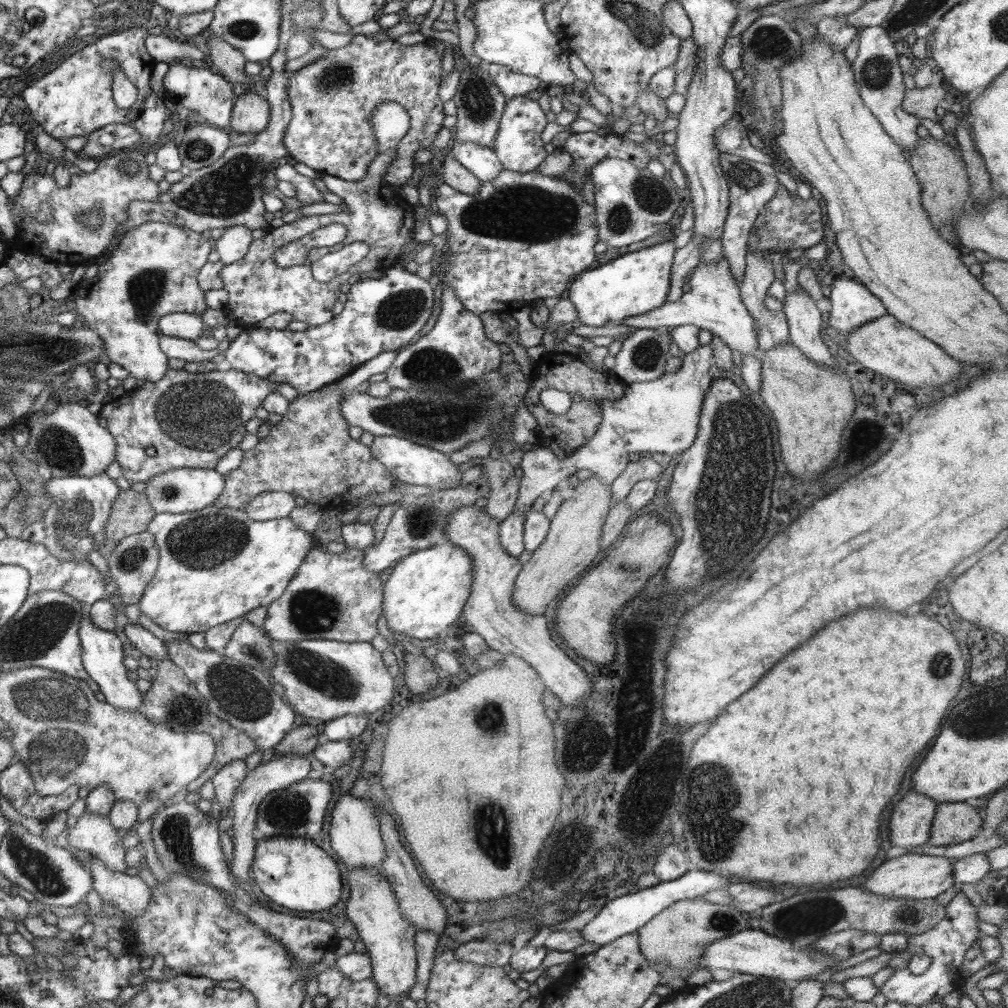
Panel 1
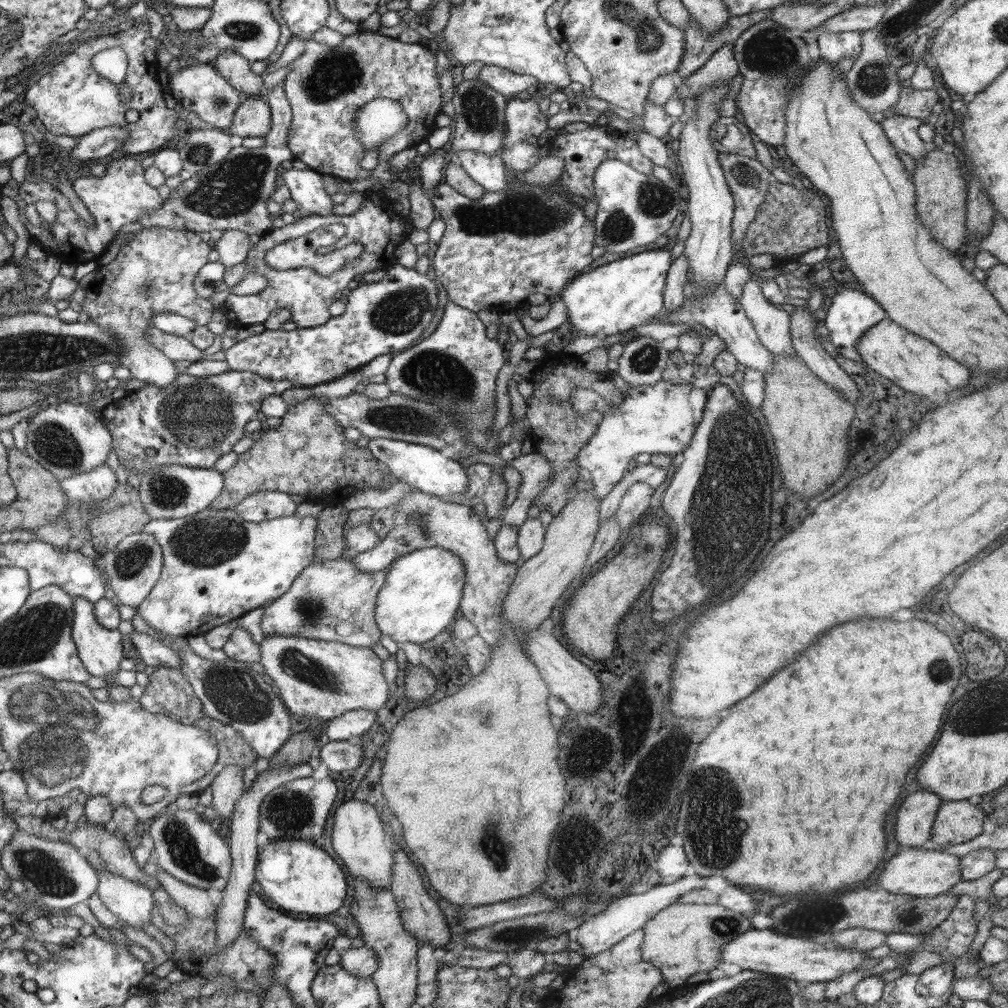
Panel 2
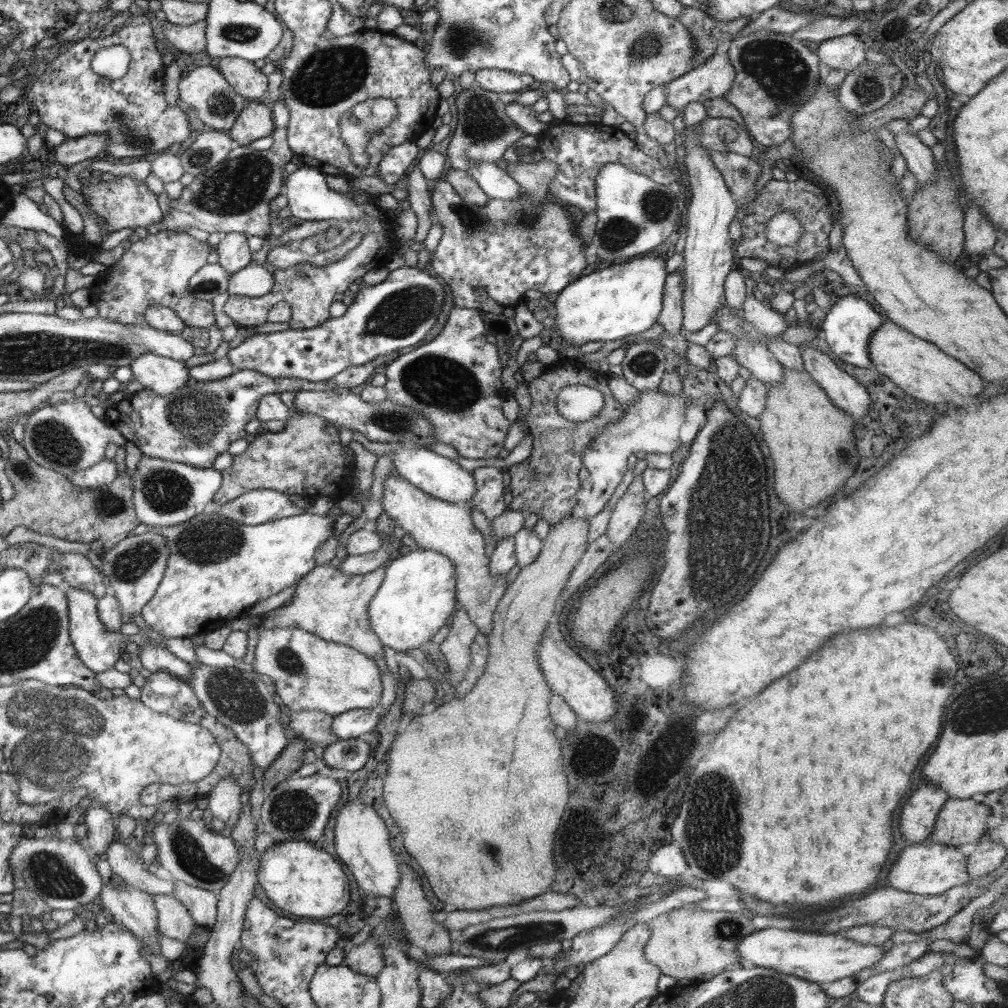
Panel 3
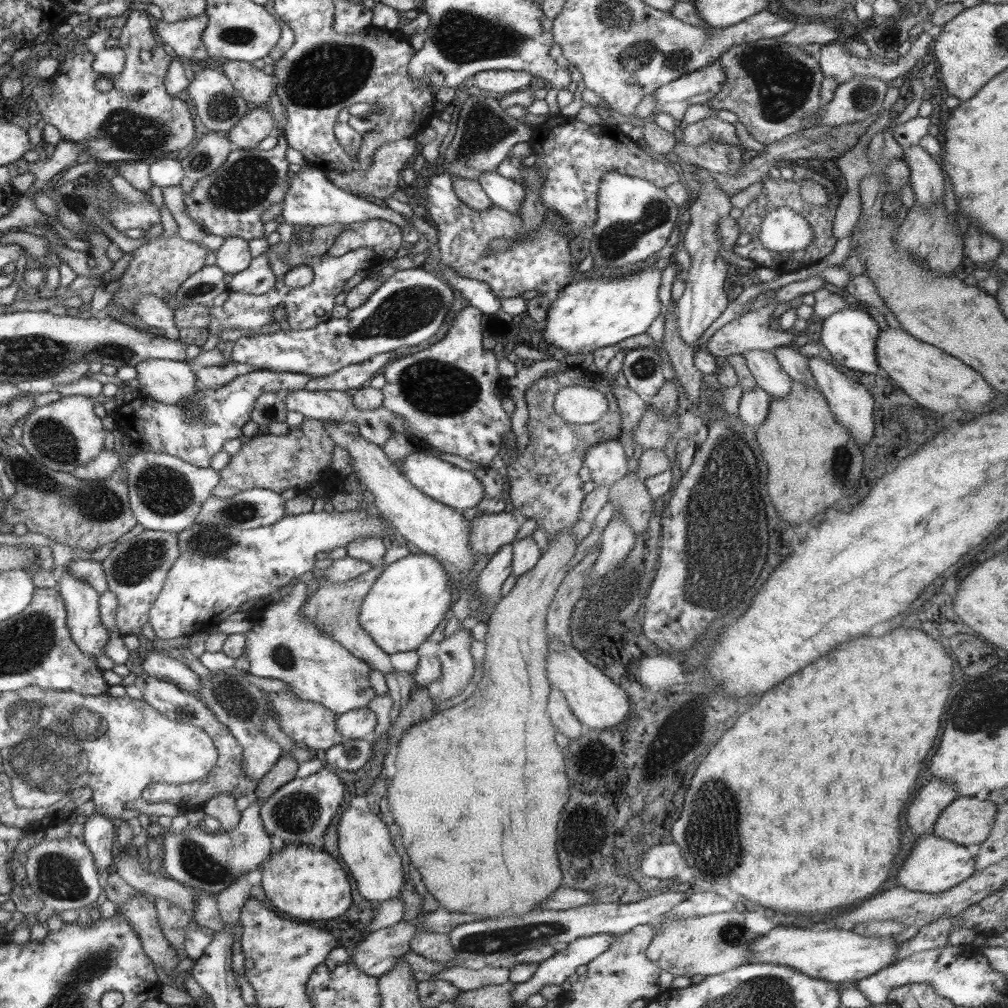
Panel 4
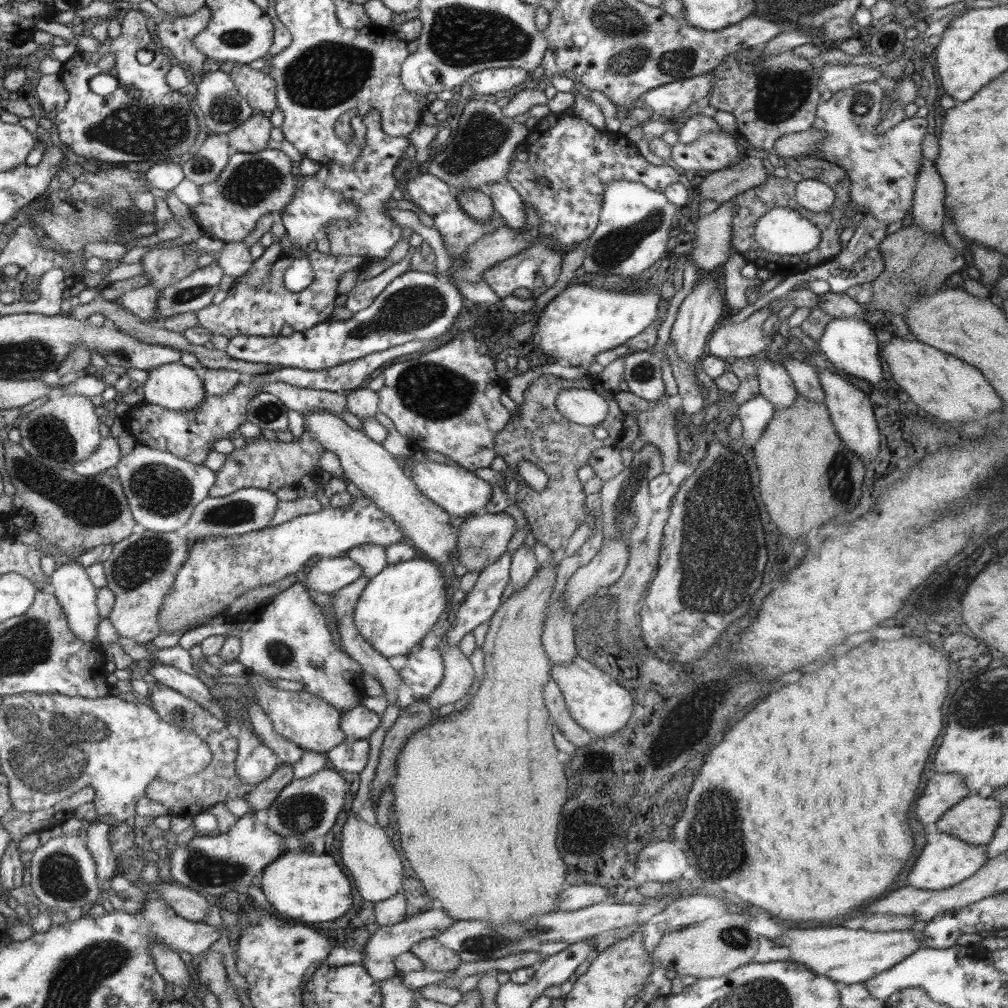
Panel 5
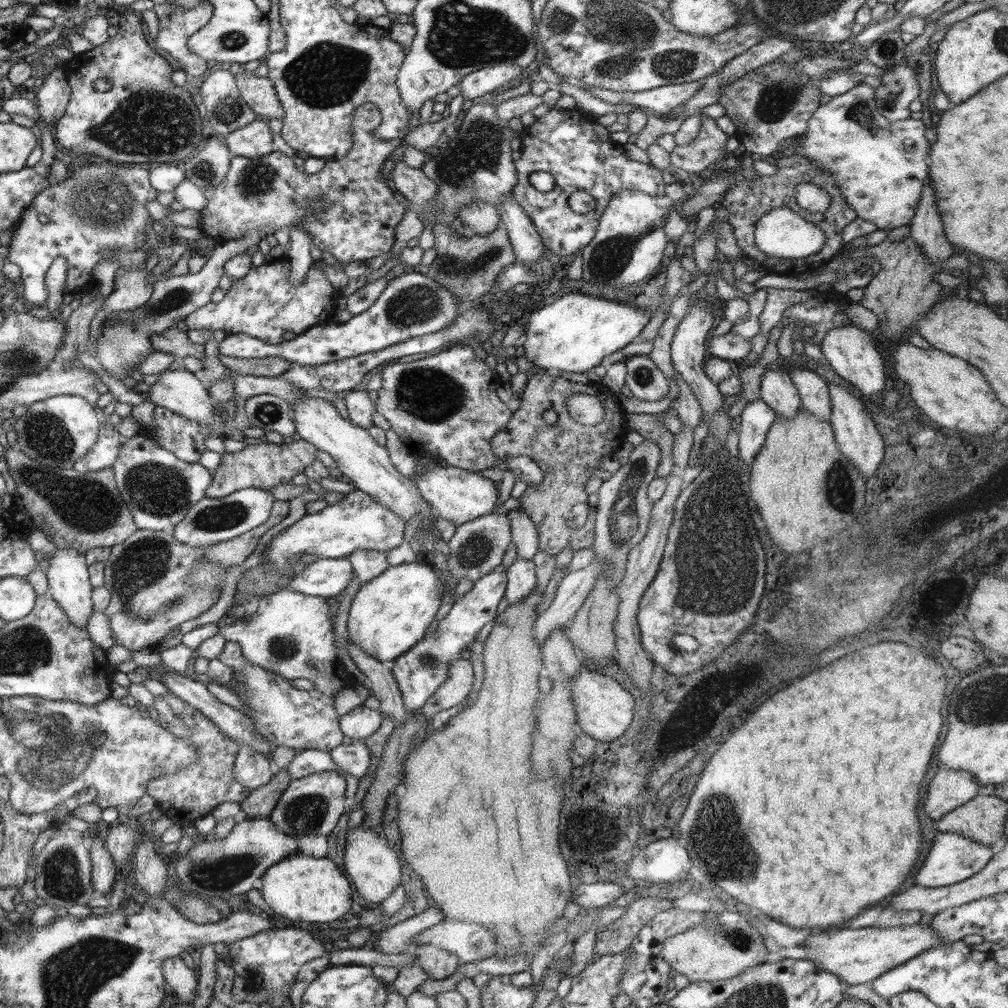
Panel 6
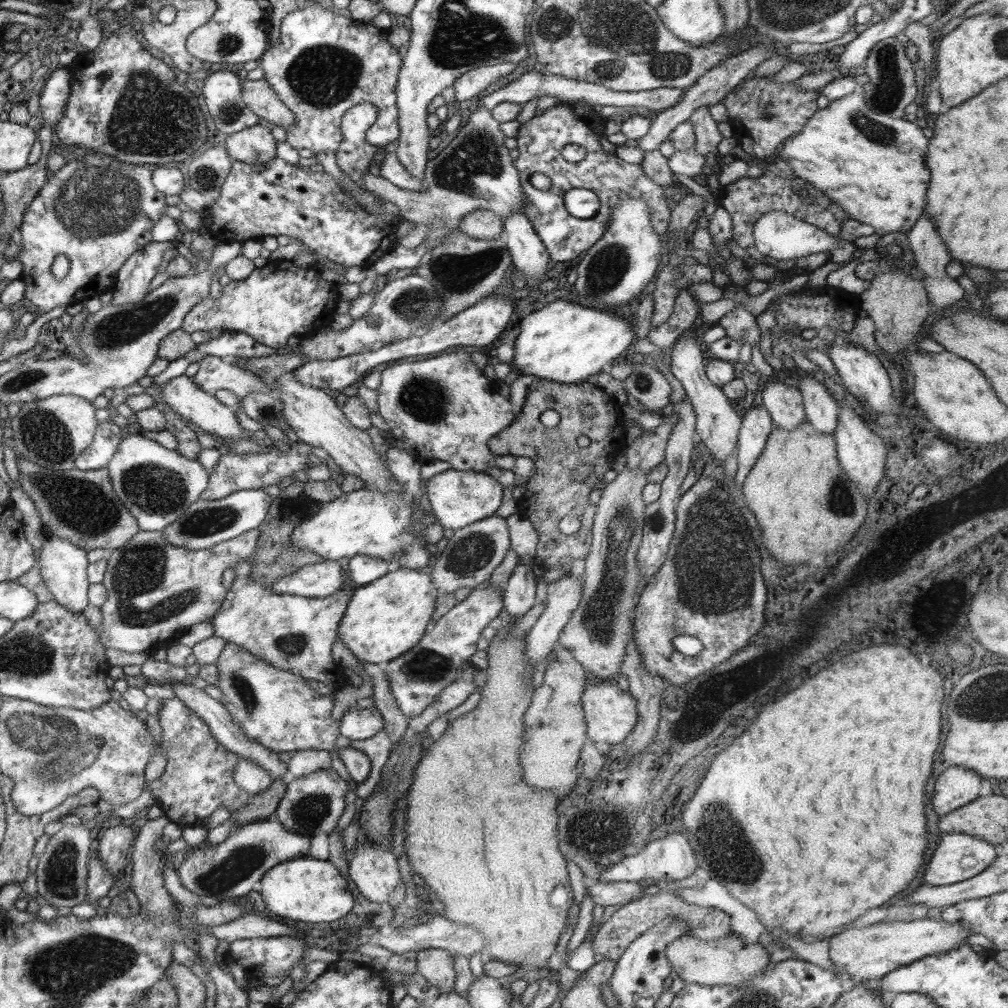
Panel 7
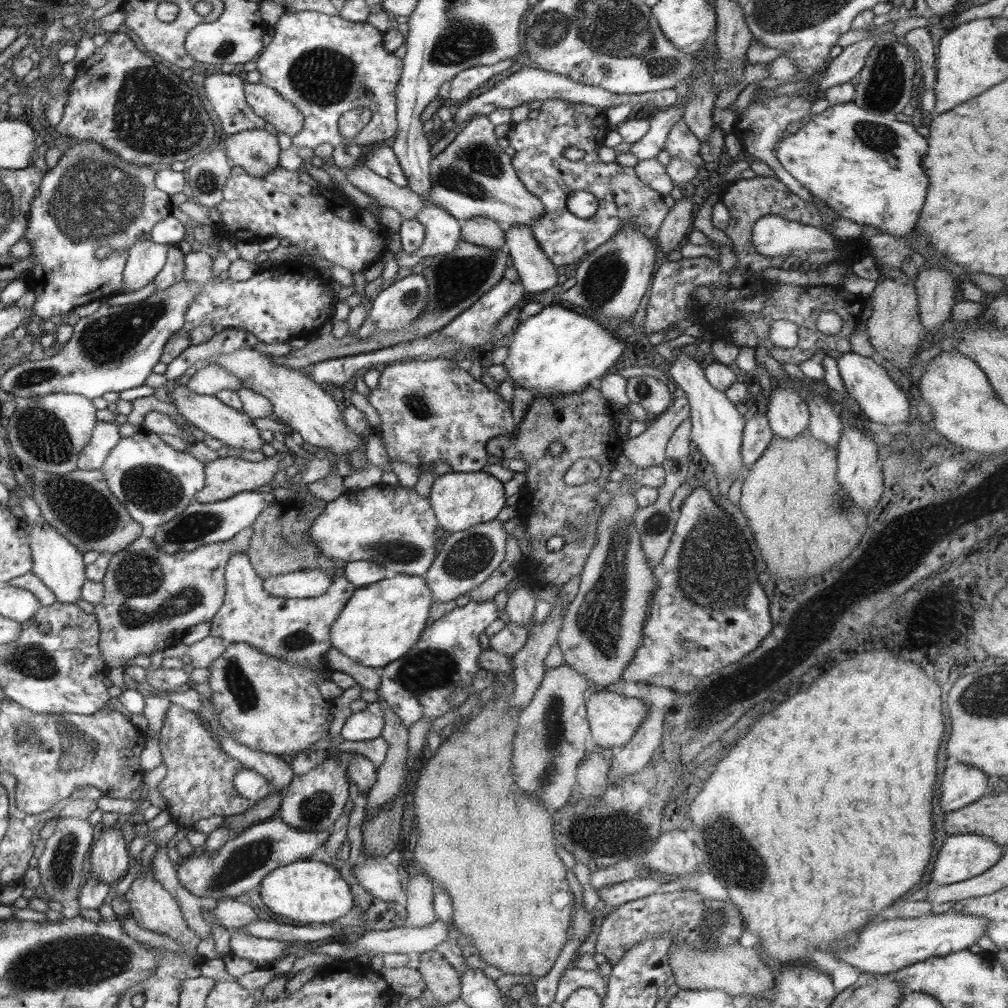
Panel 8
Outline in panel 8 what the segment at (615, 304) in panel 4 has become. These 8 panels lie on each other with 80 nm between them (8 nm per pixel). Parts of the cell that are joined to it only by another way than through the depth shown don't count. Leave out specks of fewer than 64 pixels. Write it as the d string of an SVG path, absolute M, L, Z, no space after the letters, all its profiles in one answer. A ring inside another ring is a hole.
M552 303L534 314L530 314L514 331L514 342L508 348L508 358L502 365L512 378L515 388L523 386L528 400L533 397L551 397L556 393L583 391L590 386L590 380L602 378L612 370L612 364L622 359L625 350L624 340L616 338L606 326L594 317L564 307L564 304Z

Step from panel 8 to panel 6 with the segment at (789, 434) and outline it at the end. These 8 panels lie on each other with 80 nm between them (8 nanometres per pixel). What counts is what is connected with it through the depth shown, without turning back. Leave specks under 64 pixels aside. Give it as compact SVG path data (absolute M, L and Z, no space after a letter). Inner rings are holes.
M766 368L761 378L760 392L760 399L773 408L777 416L790 419L803 406L798 389L786 371Z

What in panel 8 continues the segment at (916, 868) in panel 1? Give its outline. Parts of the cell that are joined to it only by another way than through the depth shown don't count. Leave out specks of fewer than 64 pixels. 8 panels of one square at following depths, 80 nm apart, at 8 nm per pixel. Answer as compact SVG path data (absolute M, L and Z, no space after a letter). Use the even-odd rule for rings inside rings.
M975 834L948 835L936 854L931 881L954 884L978 876L994 867L1002 856L1004 845L996 844L987 836Z

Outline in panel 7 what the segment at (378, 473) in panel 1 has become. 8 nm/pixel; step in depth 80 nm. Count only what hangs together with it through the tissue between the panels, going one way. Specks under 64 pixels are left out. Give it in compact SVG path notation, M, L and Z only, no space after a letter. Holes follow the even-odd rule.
M295 441L290 443L289 450L280 450L270 445L268 452L254 452L247 454L226 453L221 455L218 464L209 472L209 487L201 494L202 499L220 500L241 490L258 490L265 486L274 486L292 478L294 472L311 465L308 455L312 452L310 444Z

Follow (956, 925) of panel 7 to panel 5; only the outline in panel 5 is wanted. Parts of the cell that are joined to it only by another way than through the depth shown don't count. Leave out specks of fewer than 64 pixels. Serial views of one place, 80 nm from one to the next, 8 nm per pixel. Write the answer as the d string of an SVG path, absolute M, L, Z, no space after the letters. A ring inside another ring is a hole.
M790 928L779 938L779 946L790 950L790 961L803 964L816 976L827 976L846 985L865 983L885 970L896 966L922 948L923 932L912 929L892 932L868 932L848 928Z

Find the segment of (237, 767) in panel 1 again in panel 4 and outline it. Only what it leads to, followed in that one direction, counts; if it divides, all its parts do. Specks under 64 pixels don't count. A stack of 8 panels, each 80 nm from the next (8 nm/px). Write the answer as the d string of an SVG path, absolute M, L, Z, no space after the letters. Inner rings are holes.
M220 791L213 799L203 804L202 810L221 824L221 831L234 830L240 818L242 810L239 808L238 799L228 791Z

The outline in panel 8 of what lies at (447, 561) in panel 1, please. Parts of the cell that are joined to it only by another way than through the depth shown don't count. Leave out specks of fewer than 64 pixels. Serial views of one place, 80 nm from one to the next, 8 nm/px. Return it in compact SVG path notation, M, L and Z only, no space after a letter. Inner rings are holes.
M391 574L385 580L356 588L331 624L332 647L368 668L384 667L402 658L420 640L434 596L424 577Z

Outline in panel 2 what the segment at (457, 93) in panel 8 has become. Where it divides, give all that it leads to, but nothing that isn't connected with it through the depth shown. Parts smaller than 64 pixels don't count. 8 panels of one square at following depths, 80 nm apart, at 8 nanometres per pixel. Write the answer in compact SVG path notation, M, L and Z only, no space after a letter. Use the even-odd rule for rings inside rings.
M483 66L479 76L492 90L509 98L531 88L535 89L538 84L534 76L516 74L498 66Z

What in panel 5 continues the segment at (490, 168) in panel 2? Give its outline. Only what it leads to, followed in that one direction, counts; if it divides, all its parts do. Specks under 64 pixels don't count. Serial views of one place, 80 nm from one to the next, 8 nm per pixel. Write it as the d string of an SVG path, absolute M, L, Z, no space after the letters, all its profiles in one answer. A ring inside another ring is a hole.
M507 182L490 186L490 196L496 214L505 220L506 226L514 230L523 228L526 222L526 209L518 192Z

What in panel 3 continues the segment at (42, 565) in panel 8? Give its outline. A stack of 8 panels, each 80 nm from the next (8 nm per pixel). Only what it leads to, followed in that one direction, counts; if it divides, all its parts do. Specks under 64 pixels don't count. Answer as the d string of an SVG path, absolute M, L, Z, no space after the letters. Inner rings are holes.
M64 587L69 598L69 636L76 646L81 660L93 672L106 672L116 668L122 658L120 643L126 638L119 632L110 632L98 618L97 604L100 602L94 594L80 588Z

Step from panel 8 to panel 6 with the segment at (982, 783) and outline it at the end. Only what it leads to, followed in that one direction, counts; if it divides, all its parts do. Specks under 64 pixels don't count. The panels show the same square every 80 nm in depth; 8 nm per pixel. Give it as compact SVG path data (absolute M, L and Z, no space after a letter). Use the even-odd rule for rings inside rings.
M944 770L930 780L922 810L932 820L939 821L946 813L972 800L978 792L980 785L974 784L970 772Z

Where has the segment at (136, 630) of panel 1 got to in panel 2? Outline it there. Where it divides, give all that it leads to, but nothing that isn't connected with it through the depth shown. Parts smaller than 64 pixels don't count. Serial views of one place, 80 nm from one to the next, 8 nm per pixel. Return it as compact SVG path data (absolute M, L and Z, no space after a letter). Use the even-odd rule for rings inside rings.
M135 629L129 635L135 650L140 654L141 662L146 666L155 669L168 666L168 668L182 670L180 669L180 666L182 666L180 657L176 651L170 648L166 641L161 641Z

